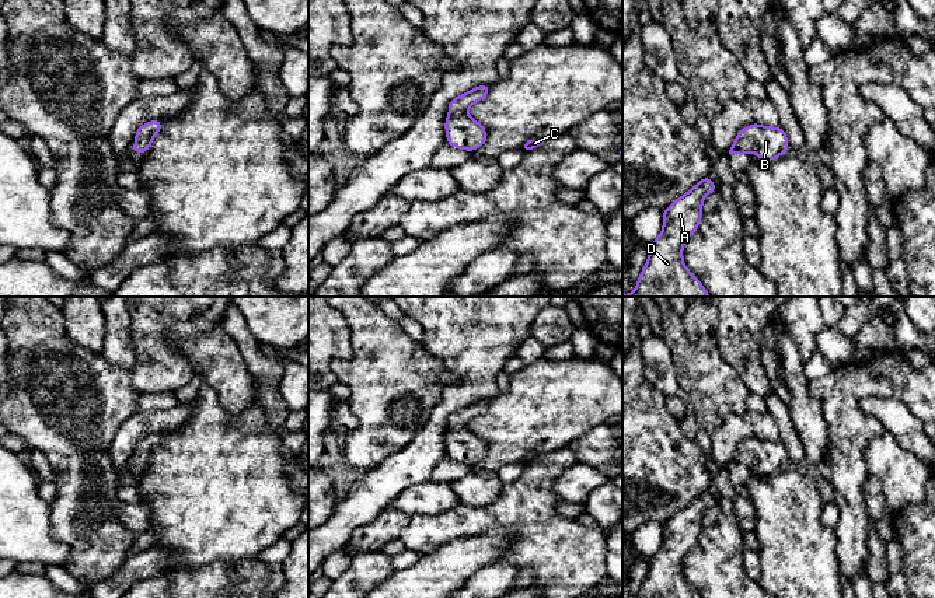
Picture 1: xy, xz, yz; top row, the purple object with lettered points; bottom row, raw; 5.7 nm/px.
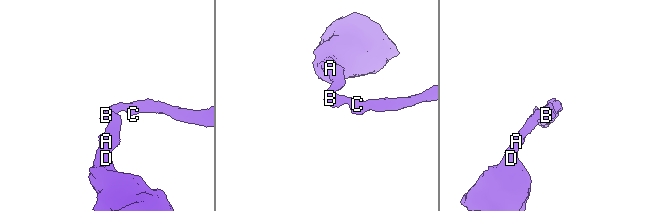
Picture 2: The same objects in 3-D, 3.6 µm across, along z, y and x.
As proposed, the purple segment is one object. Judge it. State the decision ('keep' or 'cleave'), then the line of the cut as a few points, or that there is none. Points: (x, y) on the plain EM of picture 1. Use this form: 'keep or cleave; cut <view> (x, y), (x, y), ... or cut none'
keep; cut none

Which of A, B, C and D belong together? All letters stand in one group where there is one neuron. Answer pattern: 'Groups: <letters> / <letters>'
Groups: A B C D

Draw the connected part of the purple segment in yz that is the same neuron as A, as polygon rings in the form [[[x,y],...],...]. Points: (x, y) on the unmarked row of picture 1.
[[[705,490],[663,525],[663,543],[648,559],[649,573],[636,598],[701,598],[684,578],[683,560],[697,545],[704,511],[712,506],[716,506],[715,497]]]

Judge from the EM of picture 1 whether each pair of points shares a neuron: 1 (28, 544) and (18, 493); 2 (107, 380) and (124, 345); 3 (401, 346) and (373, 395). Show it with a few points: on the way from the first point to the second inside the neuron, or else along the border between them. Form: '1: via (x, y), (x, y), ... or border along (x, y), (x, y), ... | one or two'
1: via (21, 531), (18, 528), (18, 506) | one
2: border along (100, 353), (111, 364), (129, 370) | two
3: via (388, 359), (388, 380), (386, 383) | one

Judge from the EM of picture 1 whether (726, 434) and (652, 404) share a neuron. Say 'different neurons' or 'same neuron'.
same neuron

